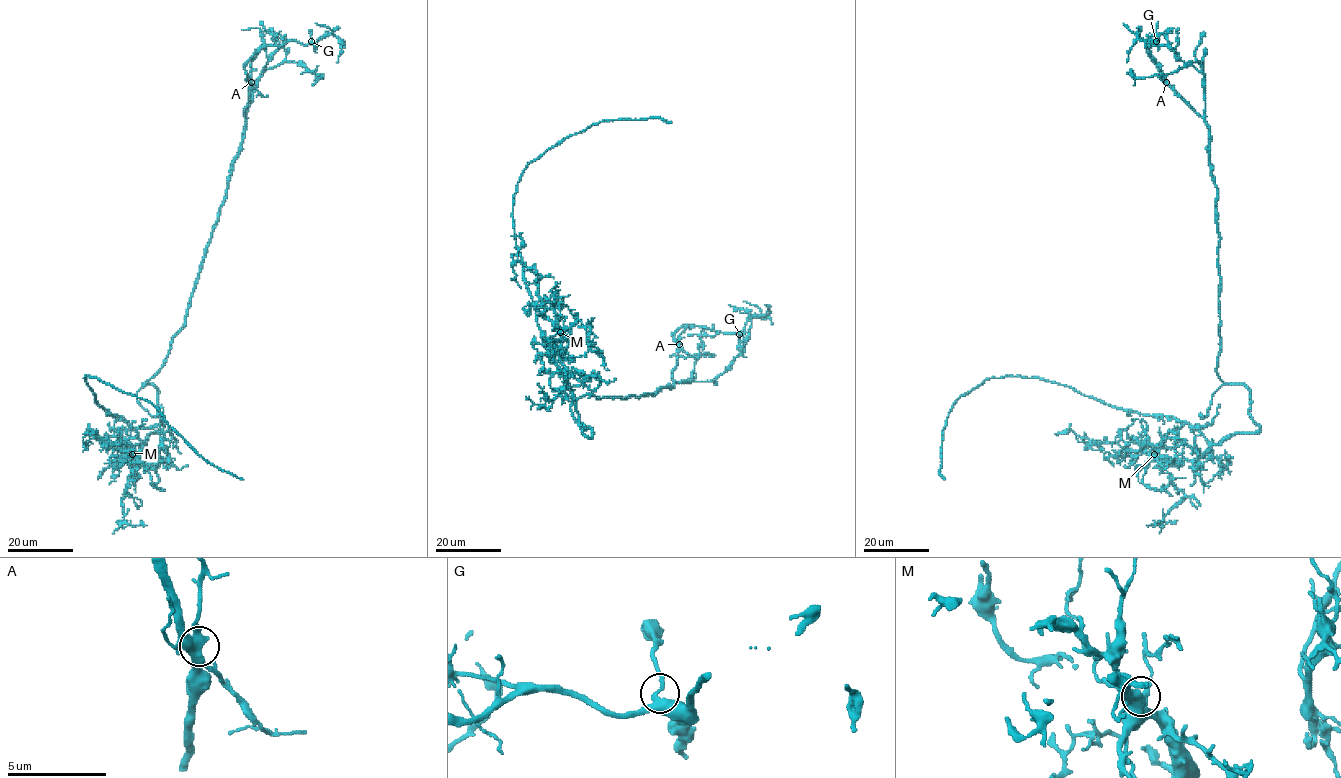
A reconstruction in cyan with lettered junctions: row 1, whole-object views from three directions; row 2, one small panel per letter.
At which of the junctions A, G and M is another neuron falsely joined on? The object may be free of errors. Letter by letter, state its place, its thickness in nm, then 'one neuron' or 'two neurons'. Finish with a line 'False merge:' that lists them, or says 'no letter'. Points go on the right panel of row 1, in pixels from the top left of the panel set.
A: at (1166, 82); 460 nm thick; one neuron
G: at (1156, 41); 280 nm thick; one neuron
M: at (1154, 454); 440 nm thick; one neuron
False merge: no letter

